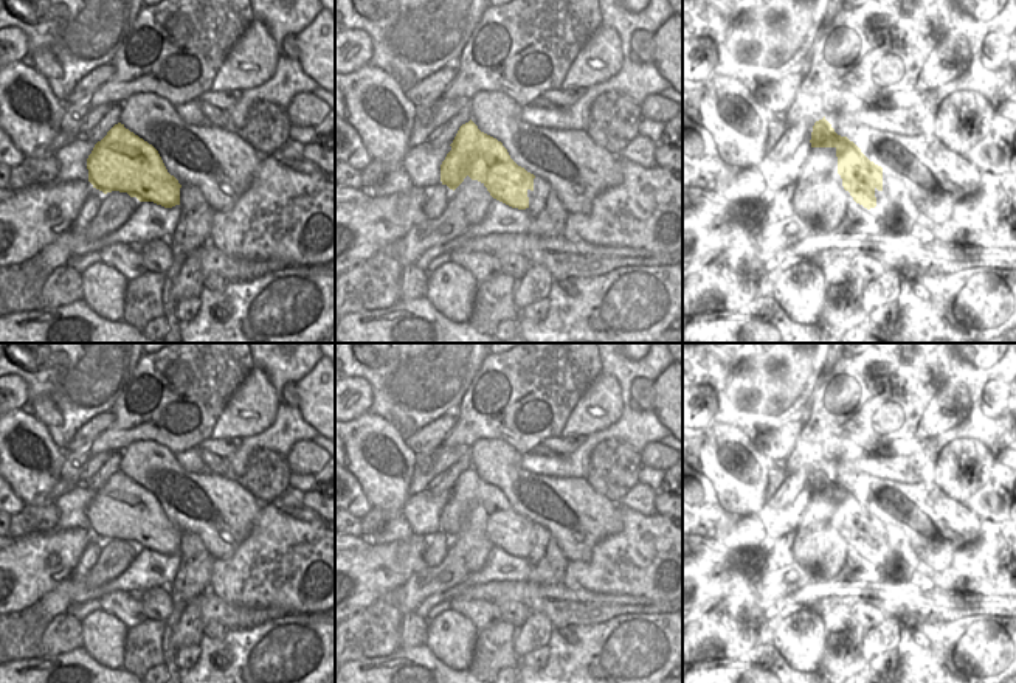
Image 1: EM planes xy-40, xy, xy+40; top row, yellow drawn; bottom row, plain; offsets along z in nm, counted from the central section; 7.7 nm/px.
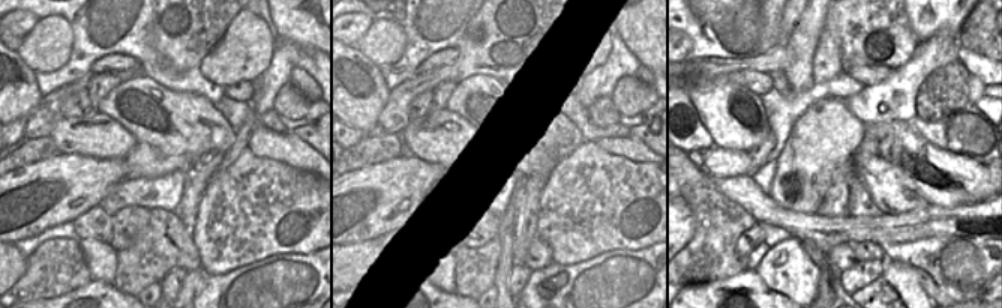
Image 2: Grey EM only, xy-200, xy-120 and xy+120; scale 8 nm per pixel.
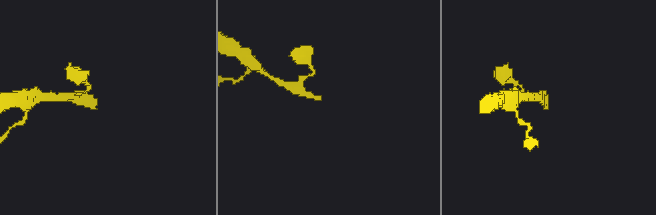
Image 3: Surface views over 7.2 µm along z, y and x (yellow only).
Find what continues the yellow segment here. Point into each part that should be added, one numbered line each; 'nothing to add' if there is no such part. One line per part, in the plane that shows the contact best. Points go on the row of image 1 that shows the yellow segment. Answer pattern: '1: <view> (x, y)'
1: xy+40 (895, 208)

